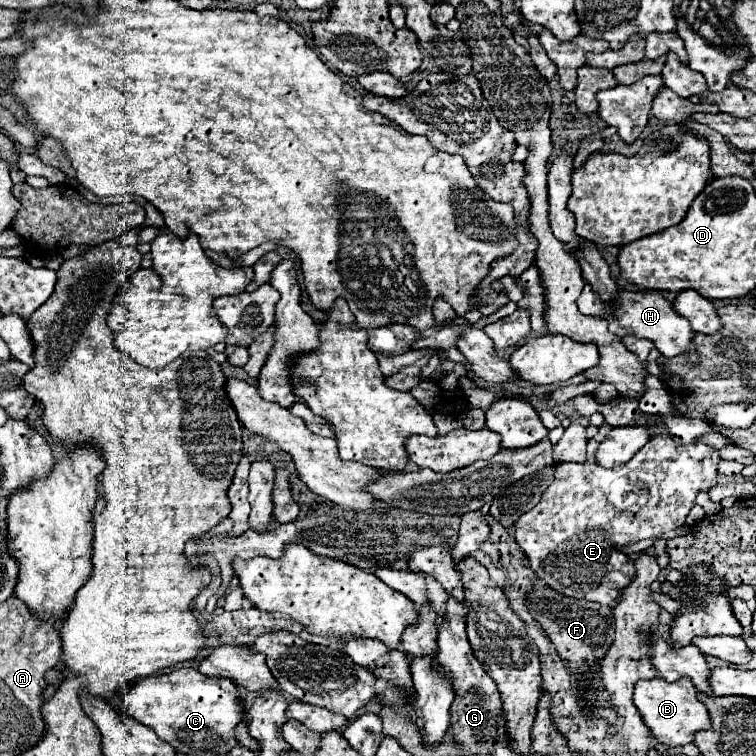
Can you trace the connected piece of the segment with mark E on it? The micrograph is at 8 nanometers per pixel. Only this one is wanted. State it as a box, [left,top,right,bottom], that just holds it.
[515,430,719,606]

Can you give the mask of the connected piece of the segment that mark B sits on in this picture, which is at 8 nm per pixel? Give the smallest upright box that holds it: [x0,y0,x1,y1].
[633,678,711,746]

